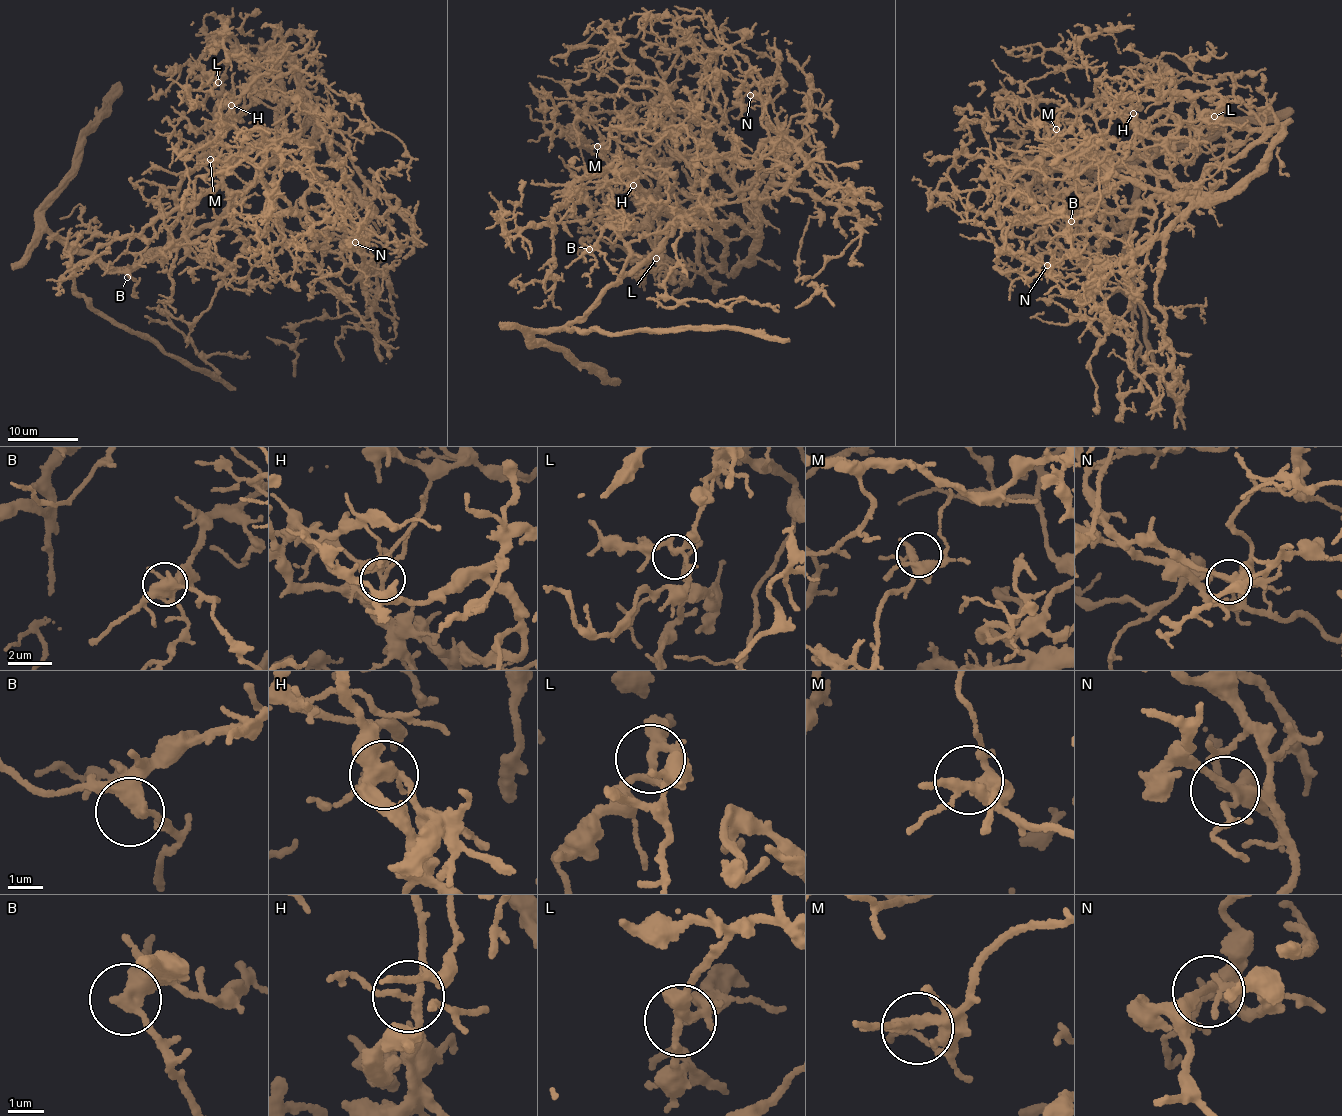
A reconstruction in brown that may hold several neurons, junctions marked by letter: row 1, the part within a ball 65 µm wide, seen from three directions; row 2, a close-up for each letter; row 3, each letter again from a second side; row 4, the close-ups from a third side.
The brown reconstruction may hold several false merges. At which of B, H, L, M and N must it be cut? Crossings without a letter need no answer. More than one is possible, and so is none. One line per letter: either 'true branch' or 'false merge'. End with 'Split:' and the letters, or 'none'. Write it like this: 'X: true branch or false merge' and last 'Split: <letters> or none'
B: true branch
H: true branch
L: true branch
M: true branch
N: true branch
Split: none

